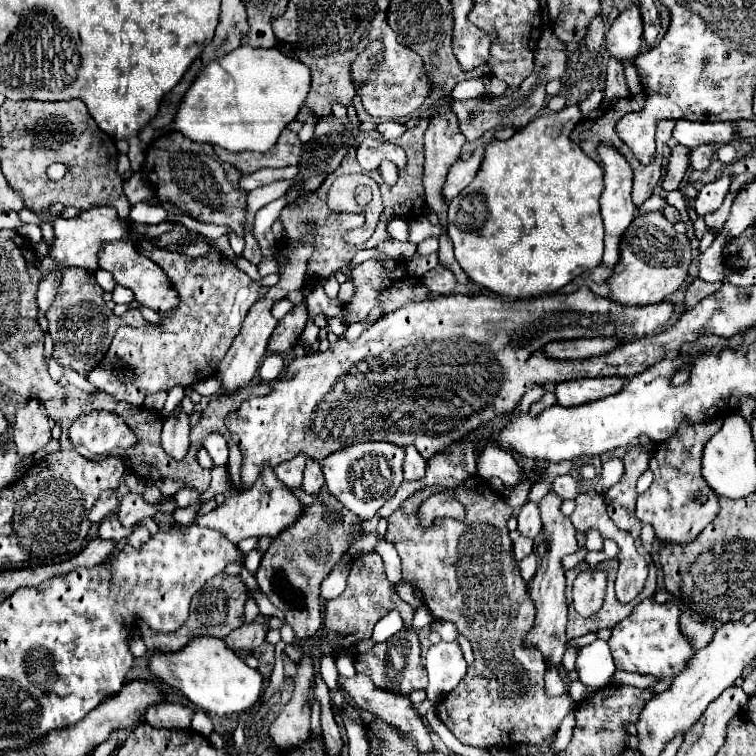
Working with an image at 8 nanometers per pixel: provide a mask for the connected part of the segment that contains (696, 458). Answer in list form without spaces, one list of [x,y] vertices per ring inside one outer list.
[[[721,419],[693,423],[681,421],[679,429],[667,439],[657,443],[651,457],[651,471],[655,475],[649,491],[637,499],[637,519],[655,529],[655,537],[663,543],[693,543],[699,533],[719,515],[719,501],[715,491],[701,475],[701,457],[707,439],[721,429]]]

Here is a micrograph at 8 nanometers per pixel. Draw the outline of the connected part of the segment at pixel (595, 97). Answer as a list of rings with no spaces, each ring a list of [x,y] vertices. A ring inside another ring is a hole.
[[[599,90],[592,91],[590,93],[589,97],[587,97],[587,99],[585,99],[585,101],[582,101],[578,105],[579,109],[581,110],[581,113],[582,113],[582,120],[588,118],[587,117],[588,112],[599,108],[603,99],[604,99],[603,91],[599,91]]]

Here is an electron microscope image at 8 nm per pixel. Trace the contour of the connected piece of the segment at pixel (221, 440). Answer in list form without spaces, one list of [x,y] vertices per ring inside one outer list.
[[[221,433],[207,435],[203,447],[209,451],[215,465],[225,465],[227,463],[227,441],[225,441],[225,437]]]

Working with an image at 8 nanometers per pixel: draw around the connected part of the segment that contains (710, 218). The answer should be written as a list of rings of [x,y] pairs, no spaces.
[[[728,193],[725,201],[723,201],[723,205],[716,212],[704,216],[707,229],[715,229],[717,235],[721,233],[721,229],[723,229],[723,225],[729,217],[731,203],[733,203],[734,199],[734,193]]]

